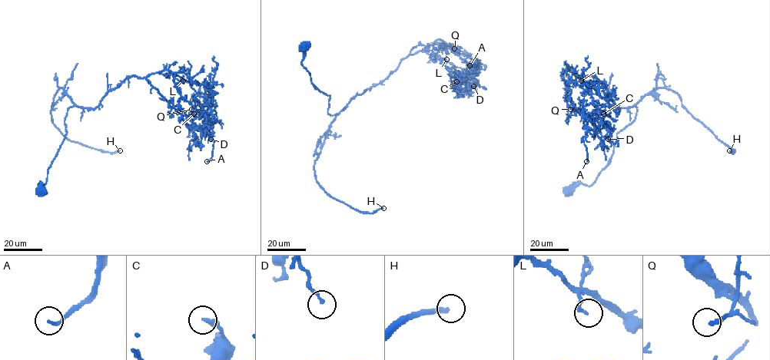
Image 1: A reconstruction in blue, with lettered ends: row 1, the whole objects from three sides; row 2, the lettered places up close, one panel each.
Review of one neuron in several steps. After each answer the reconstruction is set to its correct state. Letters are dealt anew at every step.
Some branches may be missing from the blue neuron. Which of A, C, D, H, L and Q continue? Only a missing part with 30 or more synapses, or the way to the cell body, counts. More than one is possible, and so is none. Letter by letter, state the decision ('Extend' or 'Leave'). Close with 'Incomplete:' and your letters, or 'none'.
A: Leave
C: Leave
D: Leave
H: Extend
L: Extend
Q: Extend
Incomplete: H, L, Q

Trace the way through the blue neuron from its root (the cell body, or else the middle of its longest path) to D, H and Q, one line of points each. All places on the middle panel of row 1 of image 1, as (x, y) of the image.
D: (303, 45), (301, 64), (314, 86), (330, 96), (330, 115), (384, 80), (419, 44), (473, 86)
H: (303, 45), (302, 65), (330, 96), (328, 113), (337, 114), (315, 160), (316, 180), (362, 212), (383, 208)
Q: (303, 45), (301, 64), (314, 86), (330, 96), (330, 115), (435, 41), (454, 48)

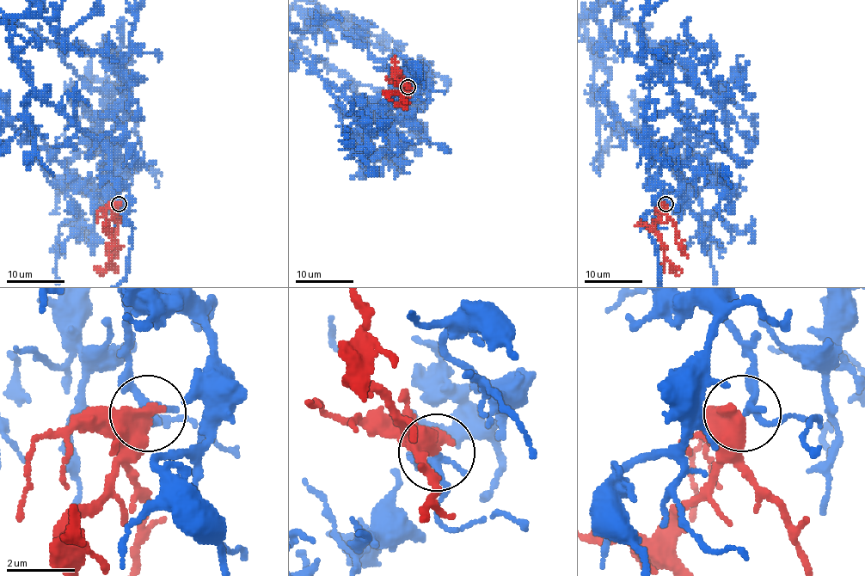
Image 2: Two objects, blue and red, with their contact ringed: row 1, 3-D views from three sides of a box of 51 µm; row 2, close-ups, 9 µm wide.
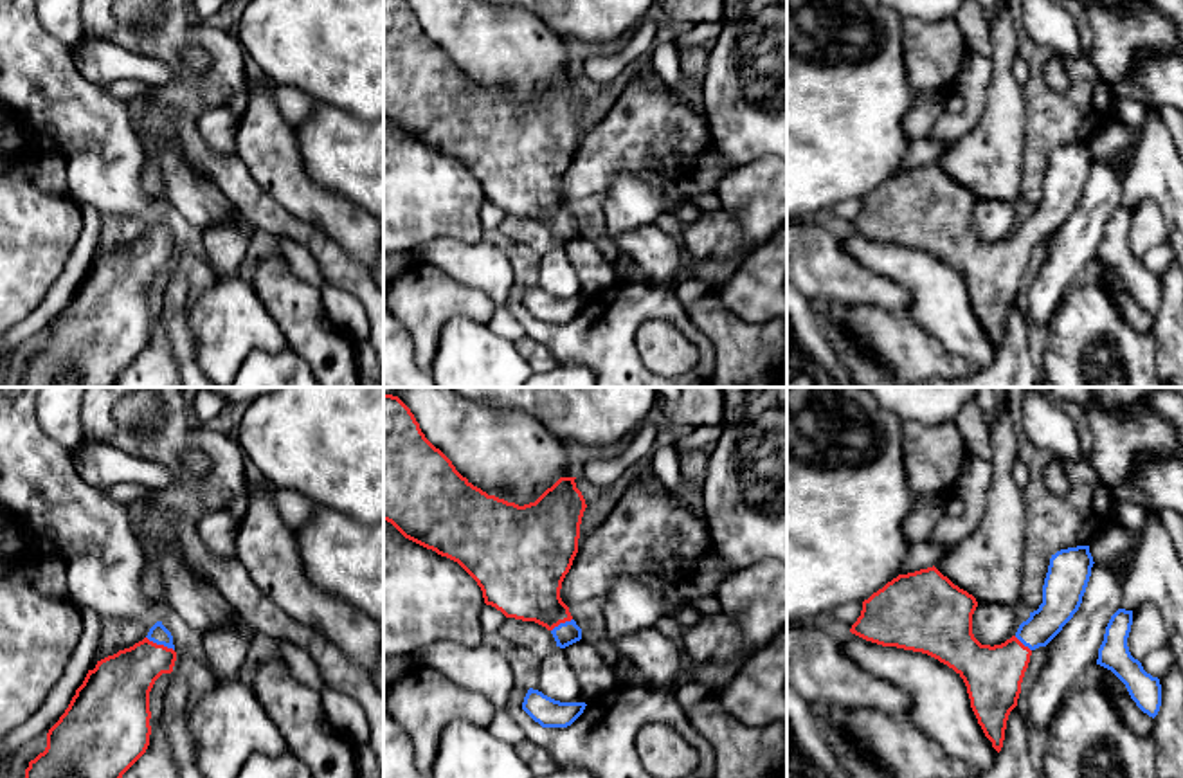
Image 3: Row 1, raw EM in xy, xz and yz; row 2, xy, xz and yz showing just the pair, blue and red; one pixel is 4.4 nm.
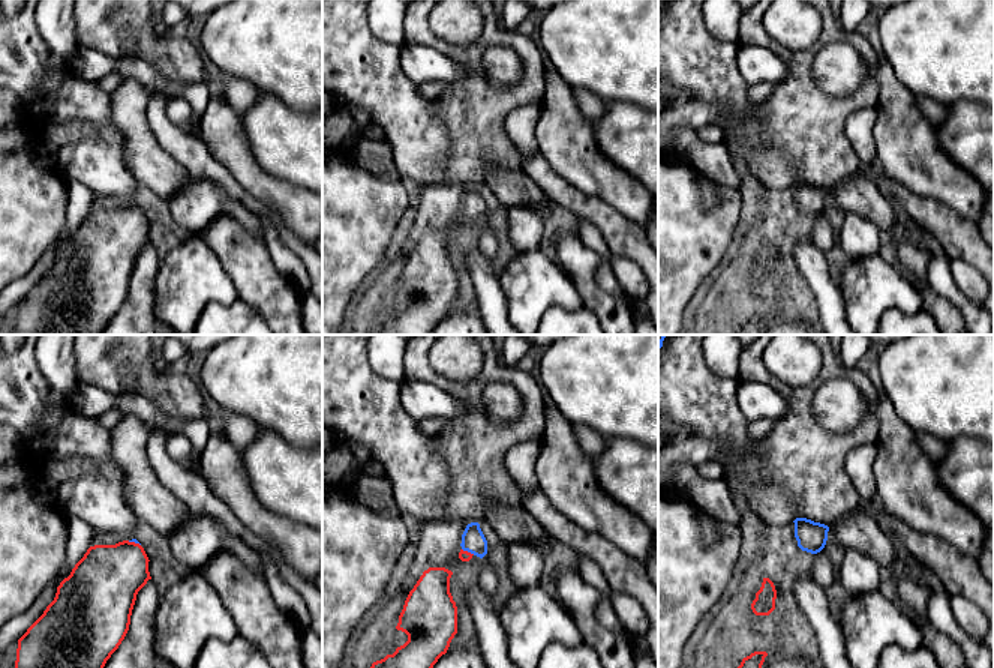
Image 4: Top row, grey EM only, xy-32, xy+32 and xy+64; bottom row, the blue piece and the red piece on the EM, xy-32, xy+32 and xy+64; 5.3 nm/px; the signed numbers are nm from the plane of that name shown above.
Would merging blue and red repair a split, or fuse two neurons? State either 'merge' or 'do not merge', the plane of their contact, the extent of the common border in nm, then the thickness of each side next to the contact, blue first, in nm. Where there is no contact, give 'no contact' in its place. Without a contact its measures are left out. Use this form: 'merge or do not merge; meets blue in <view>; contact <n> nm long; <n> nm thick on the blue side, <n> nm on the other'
merge; meets blue in xy; contact 140 nm long; 90 nm thick on the blue side, 260 nm on the other

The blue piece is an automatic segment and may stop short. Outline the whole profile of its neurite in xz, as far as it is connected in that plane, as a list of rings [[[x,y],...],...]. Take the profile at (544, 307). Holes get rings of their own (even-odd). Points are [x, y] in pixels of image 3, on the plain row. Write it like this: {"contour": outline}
{"contour": [[[529,285],[522,306],[542,324],[567,324],[585,306],[585,299],[560,299],[538,286]]]}

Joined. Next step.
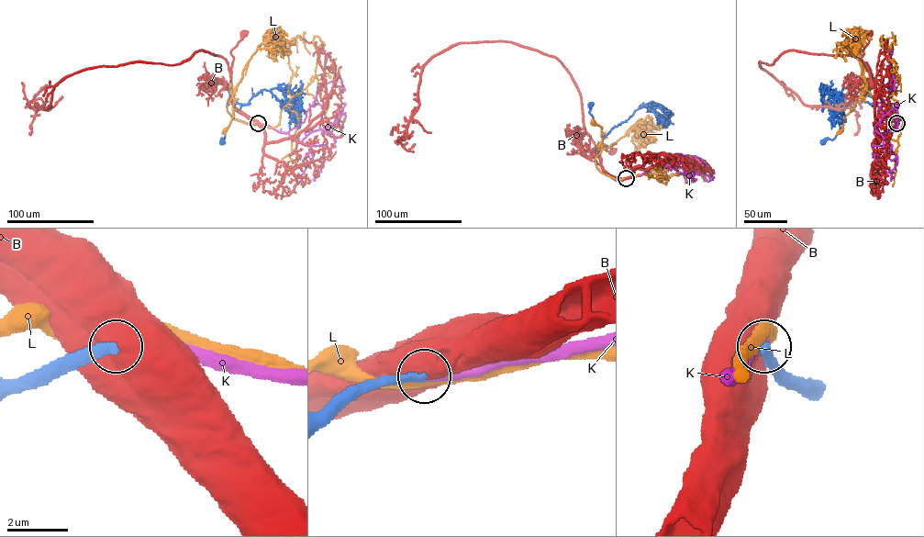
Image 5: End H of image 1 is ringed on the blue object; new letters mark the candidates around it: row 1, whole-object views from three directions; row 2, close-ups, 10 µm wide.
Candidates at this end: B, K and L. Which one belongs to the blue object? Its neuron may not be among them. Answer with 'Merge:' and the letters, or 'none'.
Merge: K

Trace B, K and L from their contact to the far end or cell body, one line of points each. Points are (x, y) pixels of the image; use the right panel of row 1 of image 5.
B: (896, 124), (893, 113), (878, 94), (861, 61), (869, 33)
K: (896, 123), (885, 132), (877, 116), (877, 104), (885, 100), (891, 90), (888, 68), (890, 47), (892, 49)
L: (896, 123), (874, 104), (866, 83), (853, 108), (845, 116), (840, 129)

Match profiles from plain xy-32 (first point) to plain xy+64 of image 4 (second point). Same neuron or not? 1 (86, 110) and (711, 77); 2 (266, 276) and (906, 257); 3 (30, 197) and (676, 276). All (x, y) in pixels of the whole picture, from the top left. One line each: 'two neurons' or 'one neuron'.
1: one neuron
2: one neuron
3: one neuron

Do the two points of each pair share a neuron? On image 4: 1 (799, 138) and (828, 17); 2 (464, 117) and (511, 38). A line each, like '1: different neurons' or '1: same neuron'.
1: same neuron
2: same neuron

